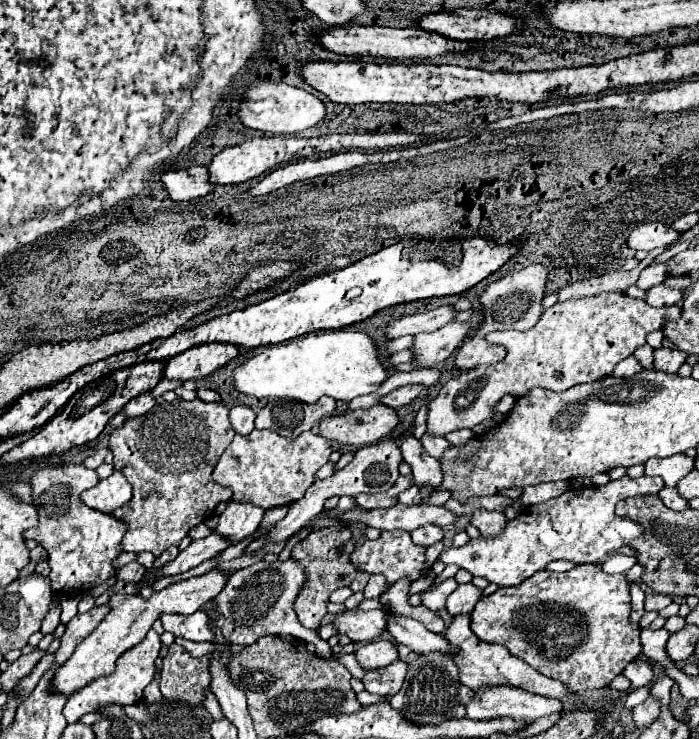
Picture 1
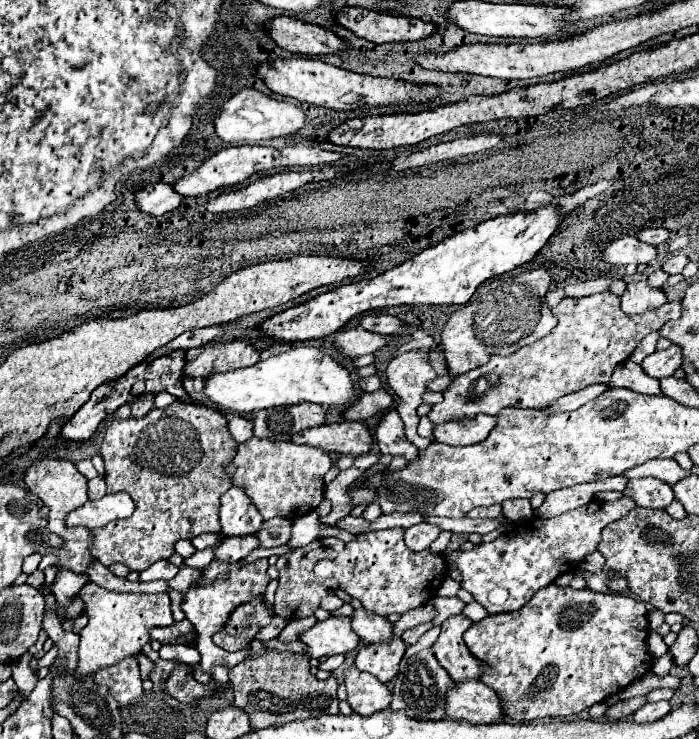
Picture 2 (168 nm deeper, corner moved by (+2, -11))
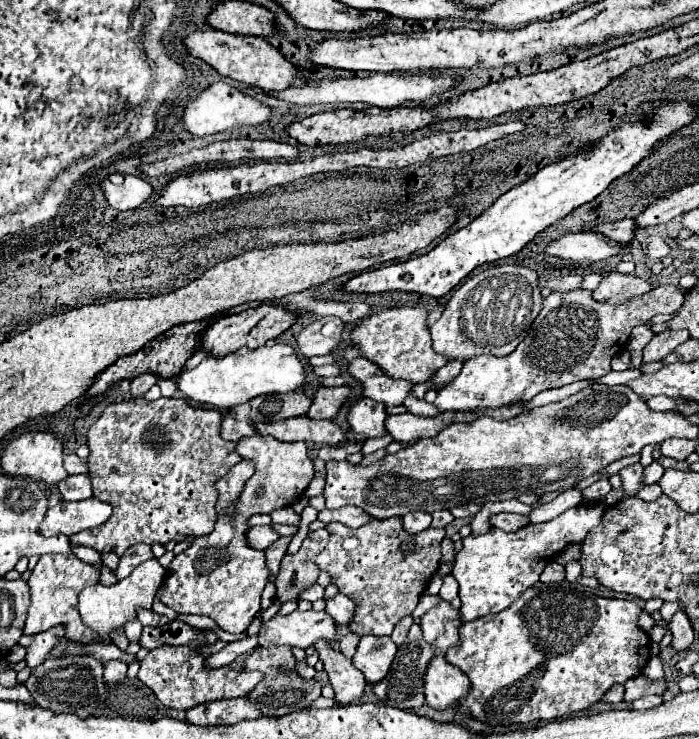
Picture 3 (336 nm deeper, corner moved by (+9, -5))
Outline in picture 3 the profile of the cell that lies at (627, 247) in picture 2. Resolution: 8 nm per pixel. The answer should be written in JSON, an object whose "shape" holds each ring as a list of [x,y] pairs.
{"shape":[[[578,232],[566,234],[556,242],[550,242],[546,252],[552,256],[568,258],[568,260],[606,260],[624,250],[624,244],[608,240],[604,234],[598,232]]]}

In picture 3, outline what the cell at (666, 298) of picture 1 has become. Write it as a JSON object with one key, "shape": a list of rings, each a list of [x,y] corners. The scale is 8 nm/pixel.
{"shape":[[[610,272],[608,276],[604,276],[600,286],[594,290],[594,298],[598,302],[604,300],[608,304],[624,304],[650,290],[652,290],[652,286],[638,276]]]}

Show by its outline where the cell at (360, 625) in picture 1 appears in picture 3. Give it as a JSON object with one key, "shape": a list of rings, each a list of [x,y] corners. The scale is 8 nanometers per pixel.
{"shape":[[[294,610],[288,616],[276,614],[268,624],[264,624],[260,628],[258,644],[262,648],[288,644],[306,650],[314,646],[318,640],[334,642],[334,638],[336,638],[336,622],[330,618],[328,612]]]}

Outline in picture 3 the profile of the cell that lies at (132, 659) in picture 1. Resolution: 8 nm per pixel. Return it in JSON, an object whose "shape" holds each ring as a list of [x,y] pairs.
{"shape":[[[110,660],[104,664],[104,680],[108,684],[112,682],[122,682],[126,678],[126,664],[120,662],[120,660]]]}

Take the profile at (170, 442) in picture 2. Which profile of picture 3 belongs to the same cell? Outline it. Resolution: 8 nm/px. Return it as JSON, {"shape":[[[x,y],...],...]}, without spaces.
{"shape":[[[144,398],[110,404],[96,424],[88,430],[88,468],[92,490],[98,500],[110,502],[114,514],[102,526],[82,530],[70,536],[72,546],[90,546],[100,554],[112,552],[122,556],[134,544],[166,544],[170,540],[184,540],[186,536],[206,536],[216,522],[216,488],[214,484],[228,474],[228,470],[242,458],[234,450],[234,442],[220,436],[222,414],[216,408],[194,408],[182,398],[160,398],[146,402]]]}

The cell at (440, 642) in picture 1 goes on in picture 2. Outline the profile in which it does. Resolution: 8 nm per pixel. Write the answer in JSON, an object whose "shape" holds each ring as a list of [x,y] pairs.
{"shape":[[[357,608],[357,610],[353,610],[353,614],[349,618],[353,624],[353,630],[357,632],[357,636],[363,642],[383,642],[393,636],[393,624],[375,612]]]}

